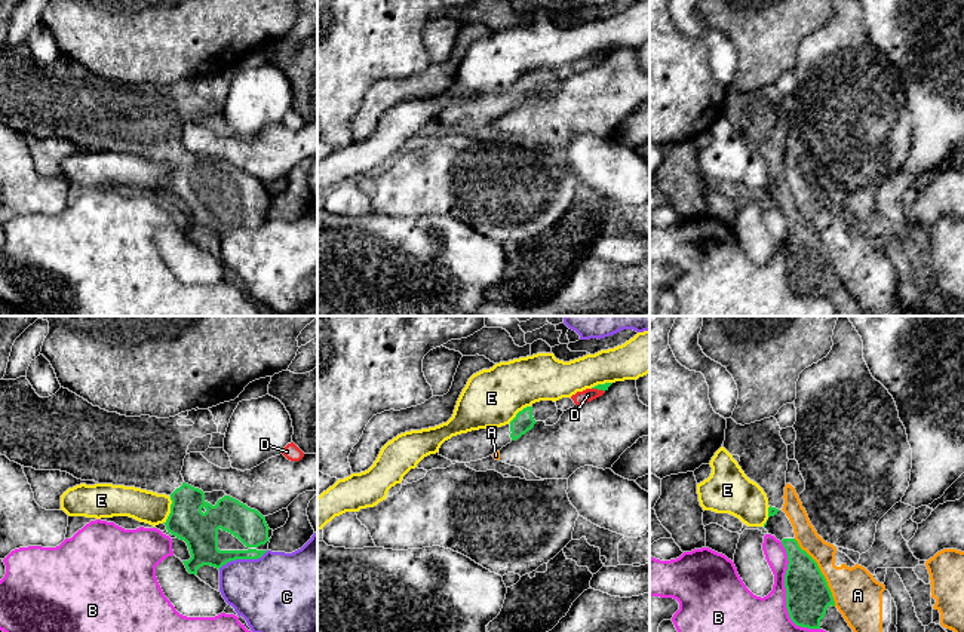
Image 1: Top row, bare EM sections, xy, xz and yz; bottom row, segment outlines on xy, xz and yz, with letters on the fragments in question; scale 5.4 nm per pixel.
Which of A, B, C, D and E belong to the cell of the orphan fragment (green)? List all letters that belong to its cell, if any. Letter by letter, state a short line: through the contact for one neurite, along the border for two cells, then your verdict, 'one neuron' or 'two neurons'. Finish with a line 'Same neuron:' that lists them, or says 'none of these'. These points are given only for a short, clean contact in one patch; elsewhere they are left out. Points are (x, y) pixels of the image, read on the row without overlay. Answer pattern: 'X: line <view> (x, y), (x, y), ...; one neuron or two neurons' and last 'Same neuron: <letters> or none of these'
A: two neurons
B: two neurons
C: two neurons
D: line xz (592, 55), (604, 60); two neurons
E: two neurons
Same neuron: none of these

